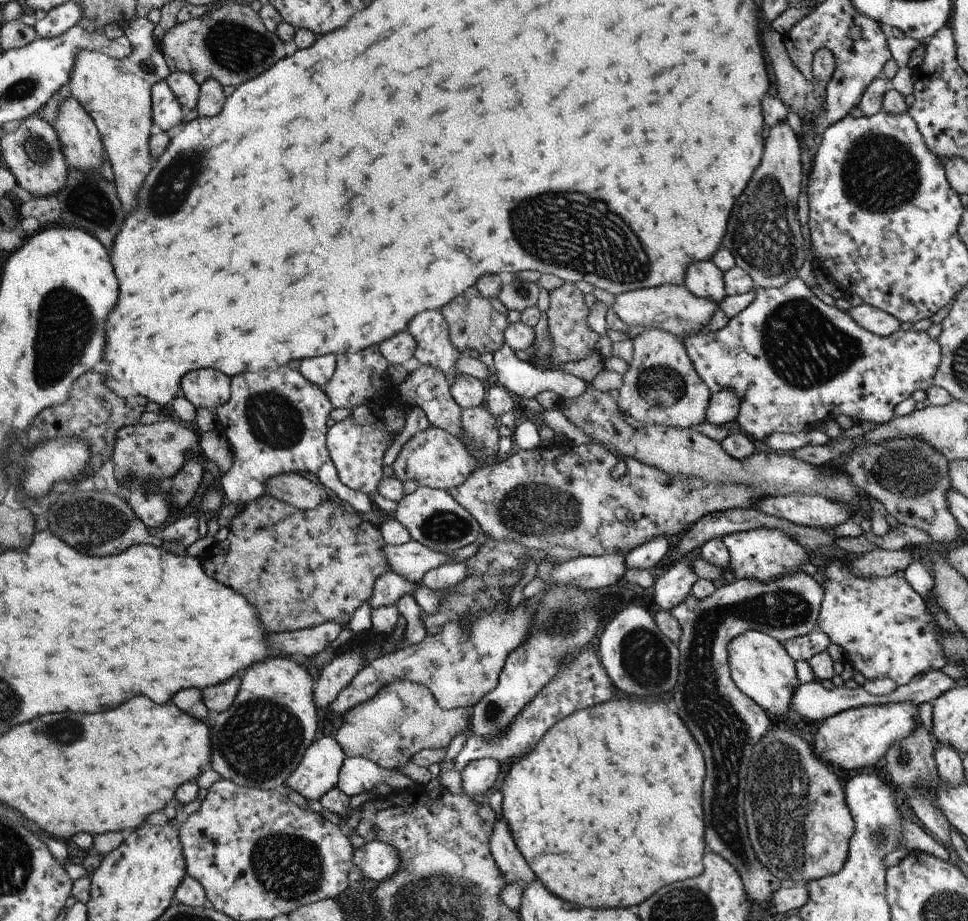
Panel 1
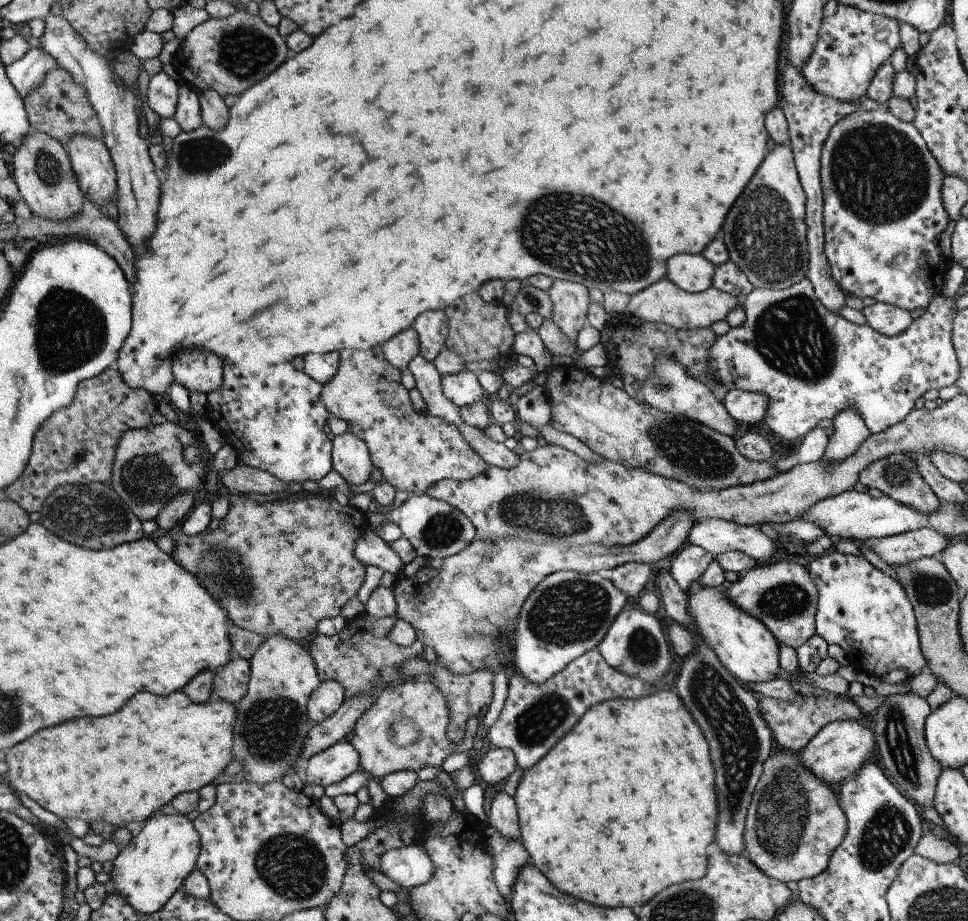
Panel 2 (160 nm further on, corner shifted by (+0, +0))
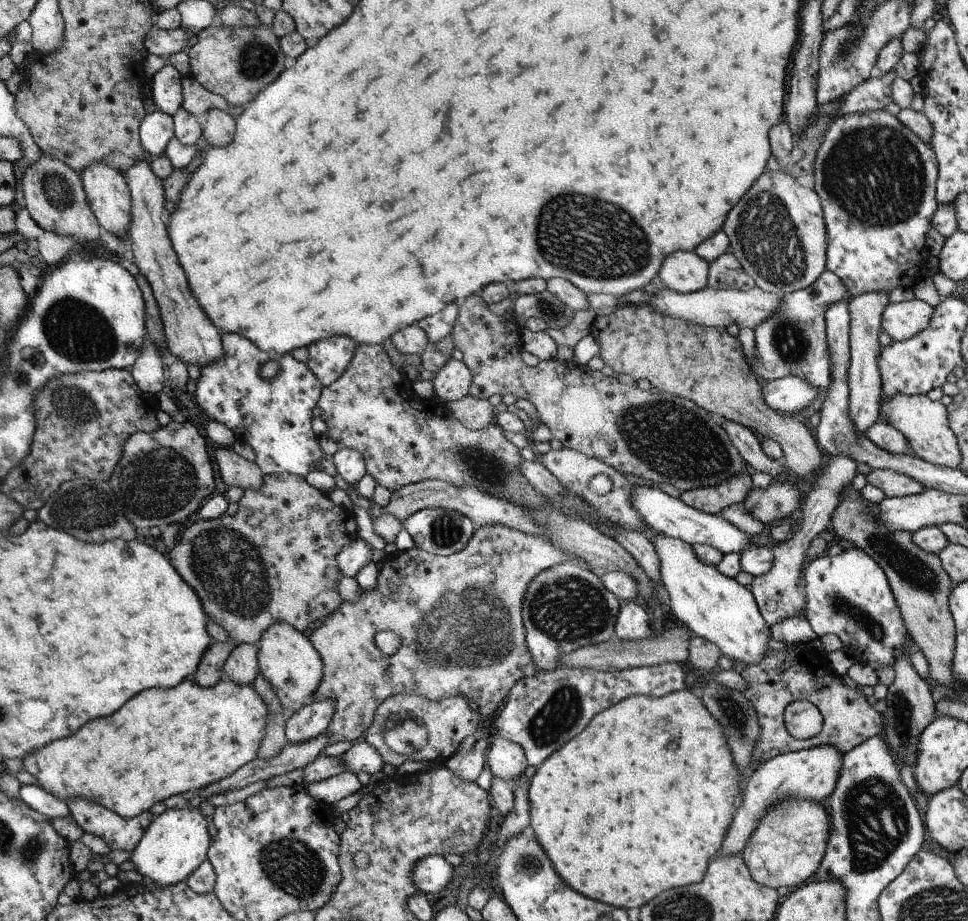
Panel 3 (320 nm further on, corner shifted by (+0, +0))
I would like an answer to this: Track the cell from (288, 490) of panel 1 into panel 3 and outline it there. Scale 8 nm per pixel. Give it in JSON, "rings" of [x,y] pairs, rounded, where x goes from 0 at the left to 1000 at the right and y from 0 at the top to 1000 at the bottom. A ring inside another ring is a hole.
{"rings":[[[240,485],[224,486],[222,496],[227,509],[227,519],[236,528],[249,528],[252,532],[271,528],[274,516],[270,508],[246,494]]]}

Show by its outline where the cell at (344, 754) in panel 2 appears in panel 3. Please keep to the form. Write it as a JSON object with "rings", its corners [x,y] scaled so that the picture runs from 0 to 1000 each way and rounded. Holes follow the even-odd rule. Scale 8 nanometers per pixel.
{"rings":[[[376,802],[366,806],[366,810],[353,819],[352,826],[357,831],[357,837],[369,841],[371,838],[380,838],[387,845],[393,845],[398,827],[390,813],[380,808]]]}

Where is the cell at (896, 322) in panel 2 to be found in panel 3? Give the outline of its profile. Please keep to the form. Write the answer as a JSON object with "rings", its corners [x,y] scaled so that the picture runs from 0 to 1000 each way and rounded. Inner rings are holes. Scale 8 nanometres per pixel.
{"rings":[[[950,325],[919,329],[911,340],[910,356],[925,370],[935,370],[960,352],[965,333]]]}

